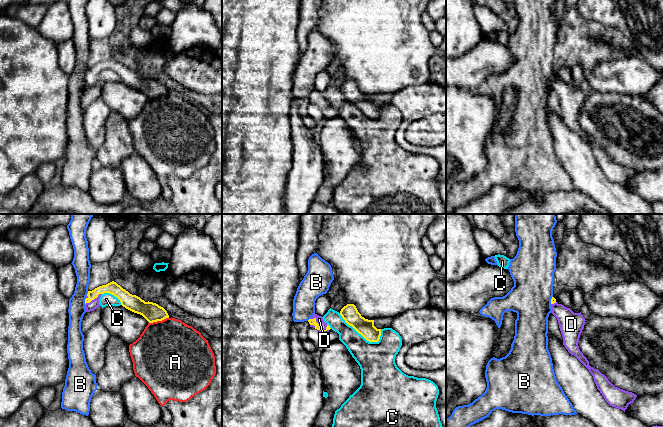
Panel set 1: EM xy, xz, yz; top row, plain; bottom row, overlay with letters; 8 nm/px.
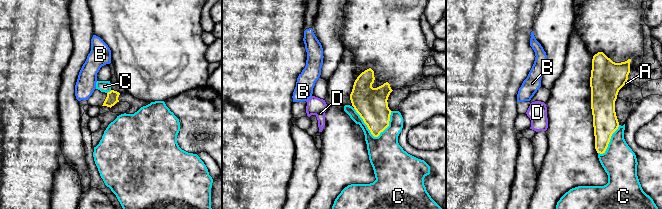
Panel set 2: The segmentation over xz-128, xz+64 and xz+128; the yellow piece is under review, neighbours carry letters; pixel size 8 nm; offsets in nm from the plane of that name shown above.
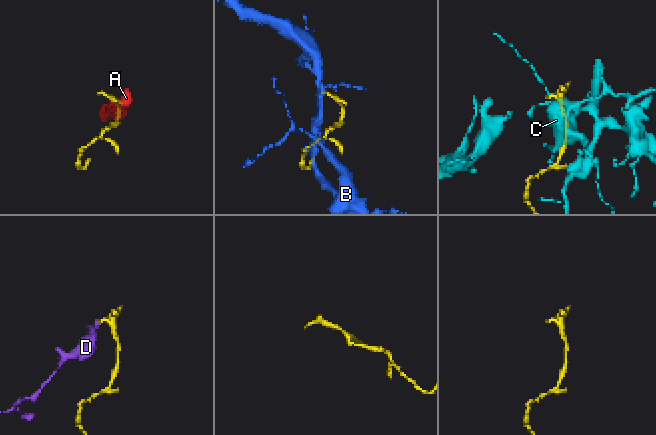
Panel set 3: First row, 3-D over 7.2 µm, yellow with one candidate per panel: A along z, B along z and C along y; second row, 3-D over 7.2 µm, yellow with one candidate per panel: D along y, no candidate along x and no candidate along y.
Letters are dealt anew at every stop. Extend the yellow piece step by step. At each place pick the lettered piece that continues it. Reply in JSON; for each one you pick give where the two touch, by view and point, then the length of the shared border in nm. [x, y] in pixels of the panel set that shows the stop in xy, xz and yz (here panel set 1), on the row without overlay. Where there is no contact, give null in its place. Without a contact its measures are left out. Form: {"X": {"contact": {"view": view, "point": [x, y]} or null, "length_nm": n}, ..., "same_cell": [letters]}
{"D": {"contact": {"view": "xz", "point": [319, 101]}, "length_nm": 180}, "same_cell": ["D"]}

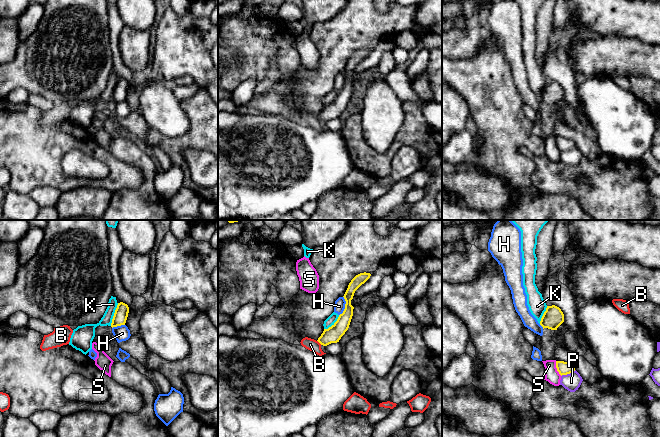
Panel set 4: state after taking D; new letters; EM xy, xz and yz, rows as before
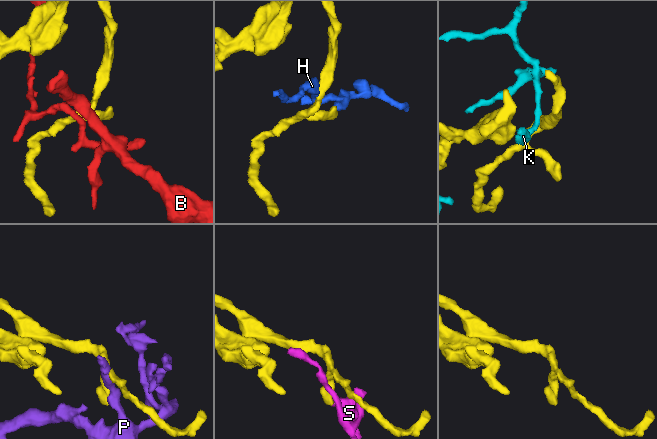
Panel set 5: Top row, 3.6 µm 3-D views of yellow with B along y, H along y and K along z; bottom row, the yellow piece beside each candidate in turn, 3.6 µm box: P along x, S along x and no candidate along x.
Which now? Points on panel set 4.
{"same_cell": []}

